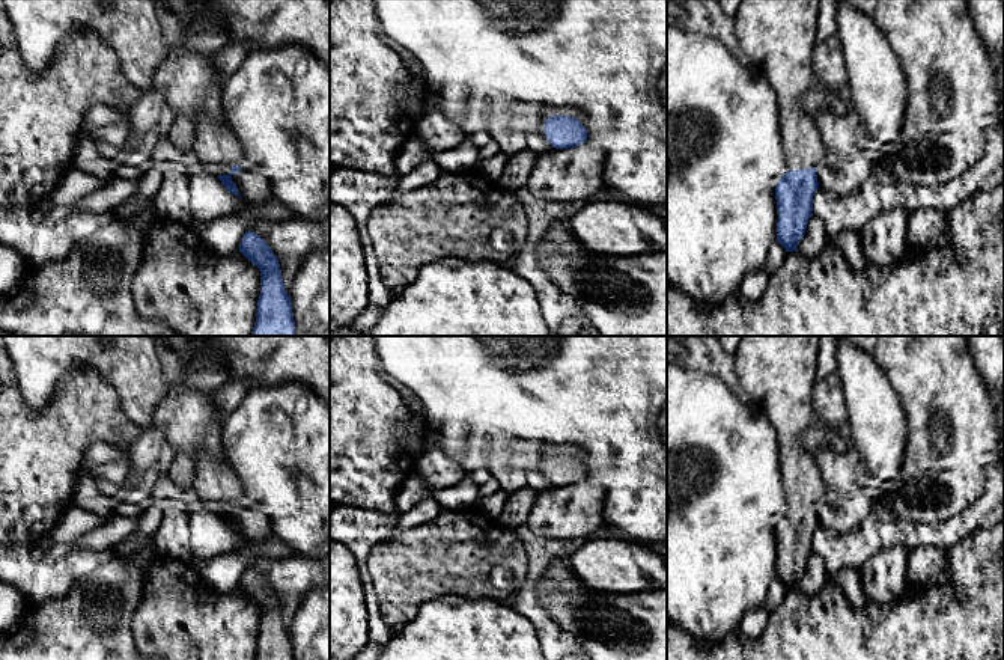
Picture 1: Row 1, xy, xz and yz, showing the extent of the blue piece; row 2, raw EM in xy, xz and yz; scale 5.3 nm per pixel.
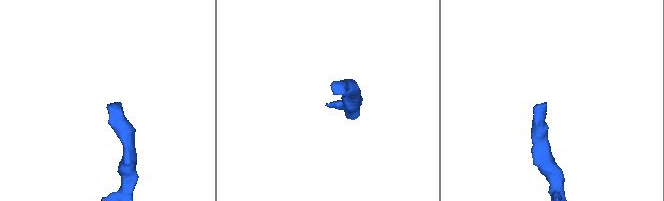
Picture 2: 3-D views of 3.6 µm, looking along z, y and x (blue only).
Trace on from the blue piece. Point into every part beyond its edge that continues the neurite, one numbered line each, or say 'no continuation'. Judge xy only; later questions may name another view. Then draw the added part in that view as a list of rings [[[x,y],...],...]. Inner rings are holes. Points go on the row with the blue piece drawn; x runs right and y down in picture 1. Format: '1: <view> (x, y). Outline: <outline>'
1: xy (216, 143). Outline: [[[208,115],[194,121],[194,157],[197,167],[245,166],[245,154],[232,128]]]

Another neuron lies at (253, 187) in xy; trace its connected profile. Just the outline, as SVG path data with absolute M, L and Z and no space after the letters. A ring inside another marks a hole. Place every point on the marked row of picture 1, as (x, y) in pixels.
M245 164L230 178L245 205L260 205L272 199L269 181L254 167Z

